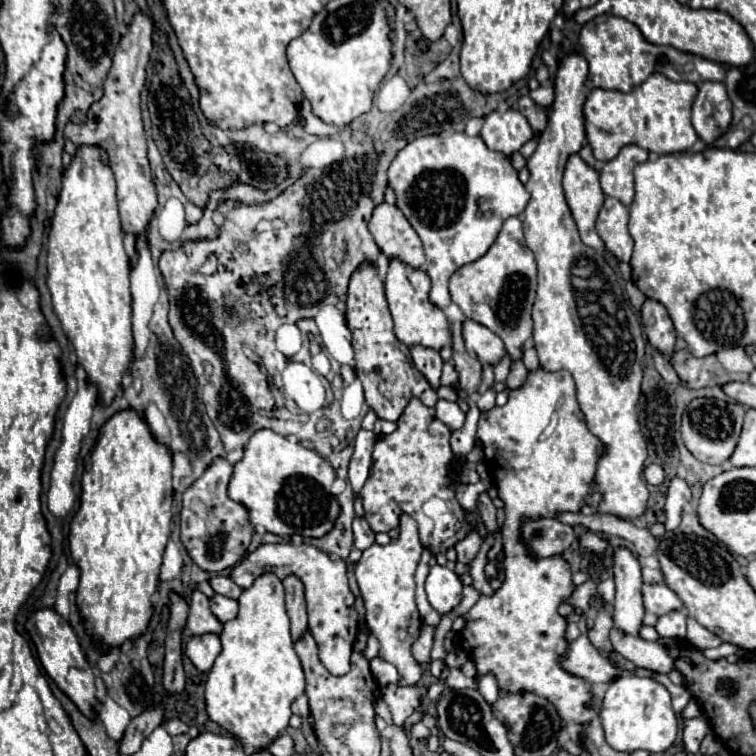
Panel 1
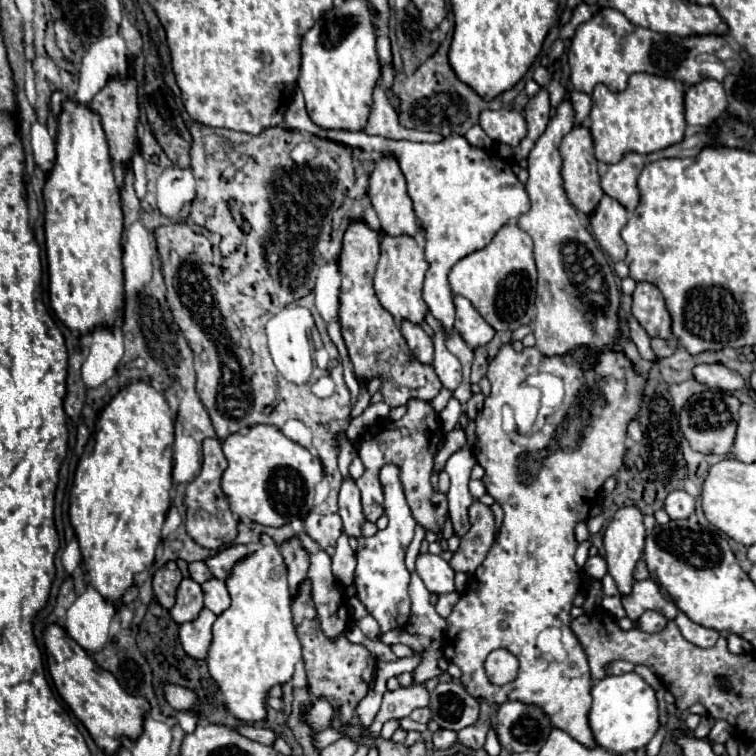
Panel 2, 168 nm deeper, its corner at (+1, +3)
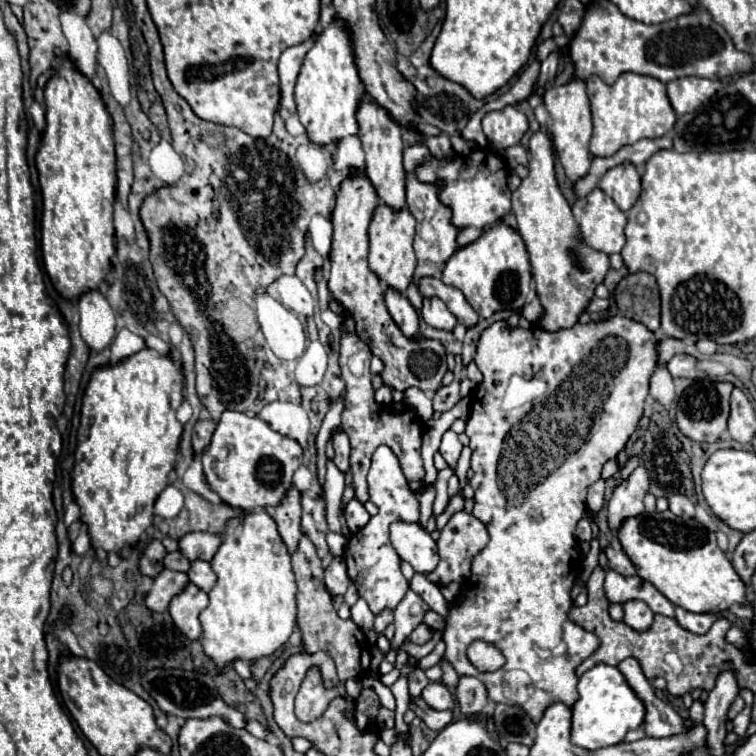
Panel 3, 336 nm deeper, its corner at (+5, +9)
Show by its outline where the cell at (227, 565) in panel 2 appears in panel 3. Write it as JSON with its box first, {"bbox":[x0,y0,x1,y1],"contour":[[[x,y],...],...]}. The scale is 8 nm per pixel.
{"bbox":[179,532,221,560],"contour":[[[189,532],[189,536],[181,536],[179,552],[189,560],[211,560],[221,544],[221,536],[207,532]]]}

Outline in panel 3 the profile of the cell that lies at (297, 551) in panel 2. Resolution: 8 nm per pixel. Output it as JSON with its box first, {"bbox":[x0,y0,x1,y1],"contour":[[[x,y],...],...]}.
{"bbox":[275,486,303,552],"contour":[[[295,486],[285,492],[285,500],[275,508],[275,522],[279,528],[279,536],[283,538],[285,546],[289,552],[295,552],[299,538],[303,536],[301,532],[301,504],[299,504],[299,490]]]}

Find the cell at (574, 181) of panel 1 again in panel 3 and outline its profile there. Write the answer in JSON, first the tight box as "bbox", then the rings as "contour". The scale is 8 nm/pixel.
{"bbox":[543,78,591,182],"contour":[[[575,78],[563,86],[551,86],[543,94],[543,102],[547,112],[551,114],[551,138],[555,152],[559,156],[561,166],[565,168],[565,174],[571,182],[585,176],[589,170],[589,138],[591,138],[591,110],[589,110],[589,98],[585,92],[585,82]]]}

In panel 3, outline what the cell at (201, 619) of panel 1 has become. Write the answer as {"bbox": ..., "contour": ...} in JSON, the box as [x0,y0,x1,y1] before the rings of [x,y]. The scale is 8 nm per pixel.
{"bbox":[145,568,189,612],"contour":[[[163,568],[155,578],[151,590],[145,594],[145,604],[149,610],[165,612],[169,606],[169,600],[179,594],[189,584],[189,578],[183,572],[173,572]]]}

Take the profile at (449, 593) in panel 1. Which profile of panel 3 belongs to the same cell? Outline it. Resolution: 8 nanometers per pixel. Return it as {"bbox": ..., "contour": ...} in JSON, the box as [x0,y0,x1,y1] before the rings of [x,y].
{"bbox":[389,520,439,574],"contour":[[[397,520],[389,526],[389,536],[401,560],[409,562],[415,572],[425,574],[437,566],[439,556],[437,556],[435,540],[429,536],[429,532],[421,524],[417,522],[407,524]]]}

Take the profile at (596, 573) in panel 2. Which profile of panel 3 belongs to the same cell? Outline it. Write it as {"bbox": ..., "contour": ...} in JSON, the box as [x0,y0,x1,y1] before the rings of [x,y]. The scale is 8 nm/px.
{"bbox":[605,546,635,576],"contour":[[[609,546],[605,550],[607,558],[609,558],[609,568],[623,574],[623,576],[633,576],[635,574],[635,566],[631,564],[631,560],[625,556],[625,552],[617,546]]]}

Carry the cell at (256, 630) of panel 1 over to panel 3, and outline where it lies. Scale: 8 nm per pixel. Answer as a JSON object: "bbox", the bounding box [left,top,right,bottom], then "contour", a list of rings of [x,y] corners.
{"bbox":[199,510,297,666],"contour":[[[267,510],[227,520],[211,568],[217,574],[217,582],[209,592],[209,606],[199,616],[205,654],[217,666],[227,666],[237,658],[253,662],[281,648],[293,632],[297,586],[291,570],[291,554]]]}

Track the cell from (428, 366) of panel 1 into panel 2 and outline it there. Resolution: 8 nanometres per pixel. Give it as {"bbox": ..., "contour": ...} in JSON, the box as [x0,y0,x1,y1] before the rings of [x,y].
{"bbox":[401,322,433,364],"contour":[[[403,322],[401,324],[401,332],[409,344],[411,354],[423,362],[423,364],[431,364],[433,362],[433,340],[425,334],[425,330],[417,324],[411,322]]]}

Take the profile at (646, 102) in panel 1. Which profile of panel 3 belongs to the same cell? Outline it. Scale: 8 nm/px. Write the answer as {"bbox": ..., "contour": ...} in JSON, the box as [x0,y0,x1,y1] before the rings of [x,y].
{"bbox":[585,72,675,156],"contour":[[[625,72],[615,84],[605,84],[599,76],[591,76],[585,82],[593,114],[593,136],[589,142],[593,156],[613,156],[619,148],[635,144],[641,138],[659,138],[667,134],[675,124],[675,112],[669,104],[665,84],[657,78]]]}

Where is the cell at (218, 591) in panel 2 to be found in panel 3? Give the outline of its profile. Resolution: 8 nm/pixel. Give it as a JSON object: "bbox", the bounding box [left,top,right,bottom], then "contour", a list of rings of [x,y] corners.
{"bbox":[187,560,217,592],"contour":[[[193,560],[187,576],[189,576],[189,580],[191,580],[193,584],[197,584],[197,586],[199,586],[201,590],[205,590],[205,592],[209,592],[209,590],[213,588],[215,580],[217,580],[215,572],[211,570],[211,564],[205,562],[205,560]]]}

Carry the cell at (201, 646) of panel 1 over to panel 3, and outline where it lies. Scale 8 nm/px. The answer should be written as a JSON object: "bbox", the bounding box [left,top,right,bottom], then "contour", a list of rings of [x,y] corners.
{"bbox":[169,582,209,640],"contour":[[[191,582],[169,602],[169,614],[173,622],[187,638],[191,640],[201,638],[201,624],[197,616],[207,604],[209,604],[207,592],[203,592]]]}

